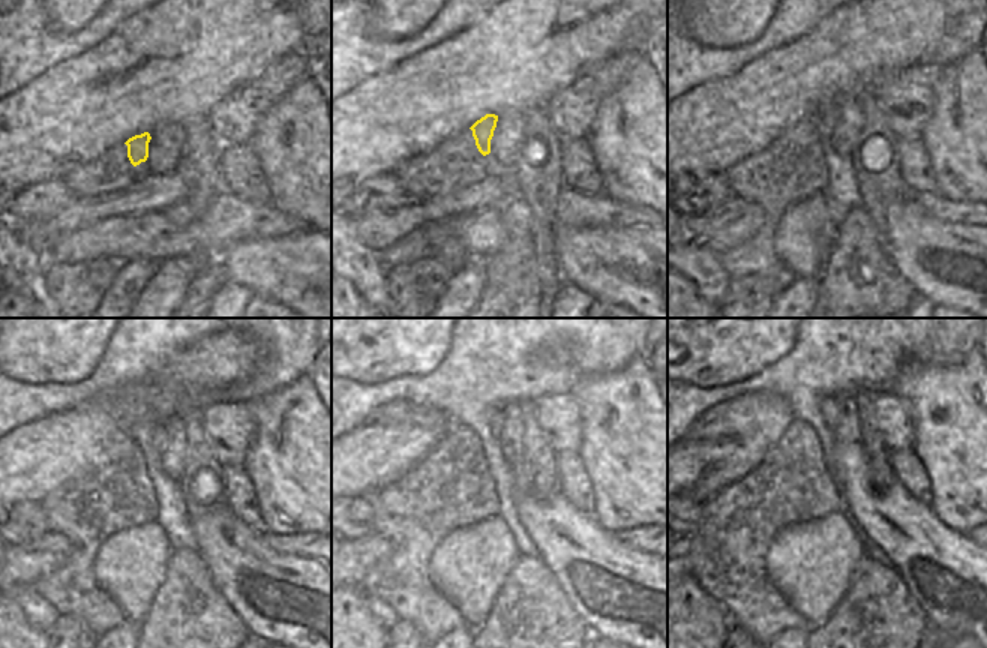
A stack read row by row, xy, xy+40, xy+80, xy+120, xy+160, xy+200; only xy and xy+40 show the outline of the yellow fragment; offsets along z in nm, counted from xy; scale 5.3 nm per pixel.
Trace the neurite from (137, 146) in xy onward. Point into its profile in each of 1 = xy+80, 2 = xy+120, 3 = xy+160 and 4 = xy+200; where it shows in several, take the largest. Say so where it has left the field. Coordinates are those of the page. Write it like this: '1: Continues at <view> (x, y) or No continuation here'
1: Continues at xy+80 (825, 116)
2: Continues at xy+120 (159, 429)
3: Continues at xy+160 (497, 417)
4: Continues at xy+200 (830, 407)

